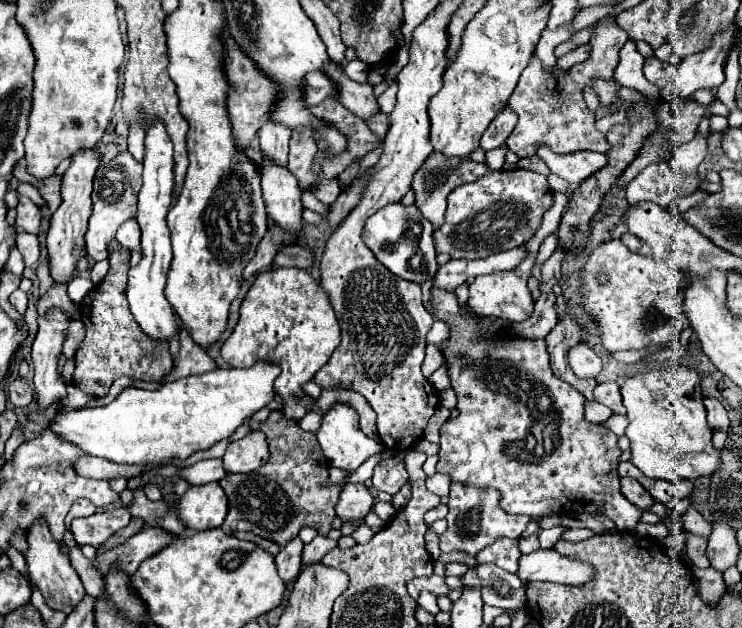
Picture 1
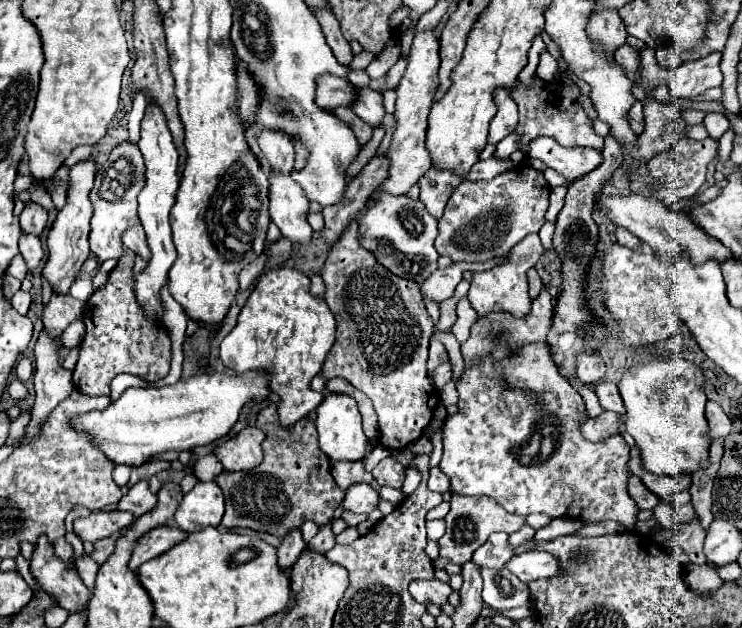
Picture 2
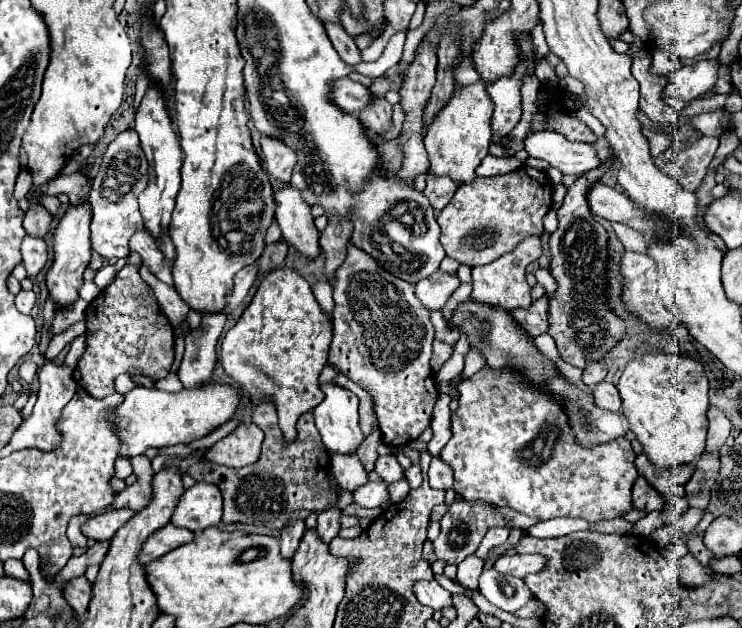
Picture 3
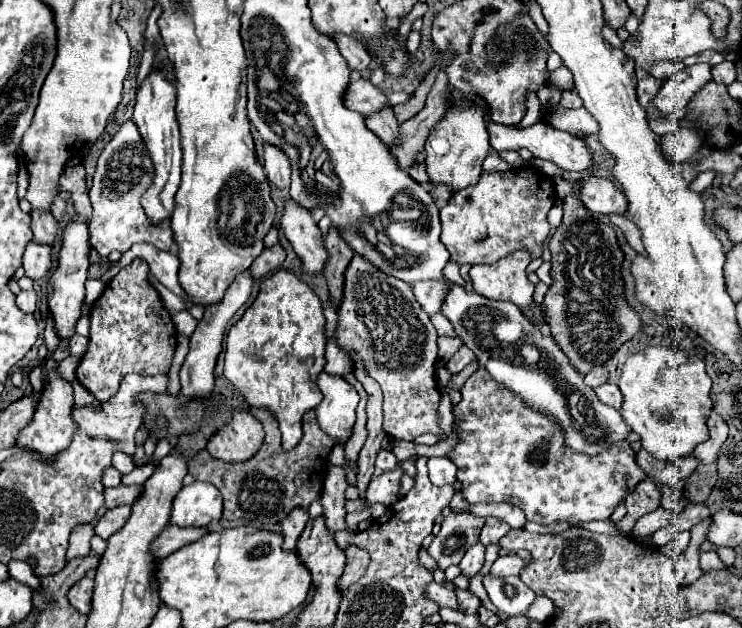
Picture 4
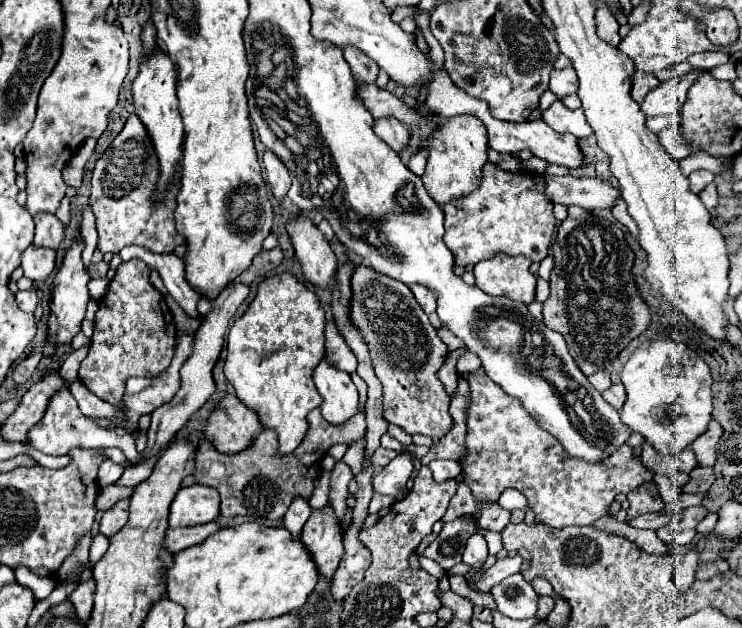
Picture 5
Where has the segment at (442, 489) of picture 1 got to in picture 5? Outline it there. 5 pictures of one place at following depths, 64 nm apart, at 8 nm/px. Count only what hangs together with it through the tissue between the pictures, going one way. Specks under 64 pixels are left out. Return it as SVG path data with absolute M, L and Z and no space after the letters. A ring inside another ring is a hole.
M432 460L428 468L432 470L432 478L436 482L444 482L460 474L460 464L456 460Z

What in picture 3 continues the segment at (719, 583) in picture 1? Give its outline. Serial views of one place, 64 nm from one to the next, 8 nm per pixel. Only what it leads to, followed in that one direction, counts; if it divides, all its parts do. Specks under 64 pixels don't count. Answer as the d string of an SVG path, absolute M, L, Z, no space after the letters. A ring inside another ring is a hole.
M686 554L686 556L680 560L678 566L680 566L680 580L682 580L686 586L690 586L690 588L702 586L702 584L706 584L706 582L714 576L710 568L702 568L702 566L698 564L698 560L692 558L690 554Z

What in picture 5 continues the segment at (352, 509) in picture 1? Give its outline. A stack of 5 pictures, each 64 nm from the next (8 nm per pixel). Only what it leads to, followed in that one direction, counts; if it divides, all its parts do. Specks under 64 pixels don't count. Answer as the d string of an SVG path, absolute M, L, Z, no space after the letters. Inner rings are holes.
M400 454L396 456L388 466L382 468L382 472L374 478L372 486L374 492L384 494L384 496L396 496L408 482L414 466L410 460L410 454Z

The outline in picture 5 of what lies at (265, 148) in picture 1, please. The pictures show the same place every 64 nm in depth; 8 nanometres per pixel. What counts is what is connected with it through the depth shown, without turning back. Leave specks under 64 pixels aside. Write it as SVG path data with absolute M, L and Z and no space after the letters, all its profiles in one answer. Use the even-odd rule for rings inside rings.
M270 150L264 152L264 170L266 170L266 182L272 188L272 194L278 202L284 200L288 188L290 188L290 174L284 162Z

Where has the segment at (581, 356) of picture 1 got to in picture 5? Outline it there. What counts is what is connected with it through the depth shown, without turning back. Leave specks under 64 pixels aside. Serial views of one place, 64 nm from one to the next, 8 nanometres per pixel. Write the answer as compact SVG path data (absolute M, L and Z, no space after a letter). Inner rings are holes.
M600 370L600 372L592 374L592 376L588 376L588 380L590 380L590 384L592 384L596 390L600 390L600 392L612 386L612 380L610 380L610 372L608 372L608 370Z

